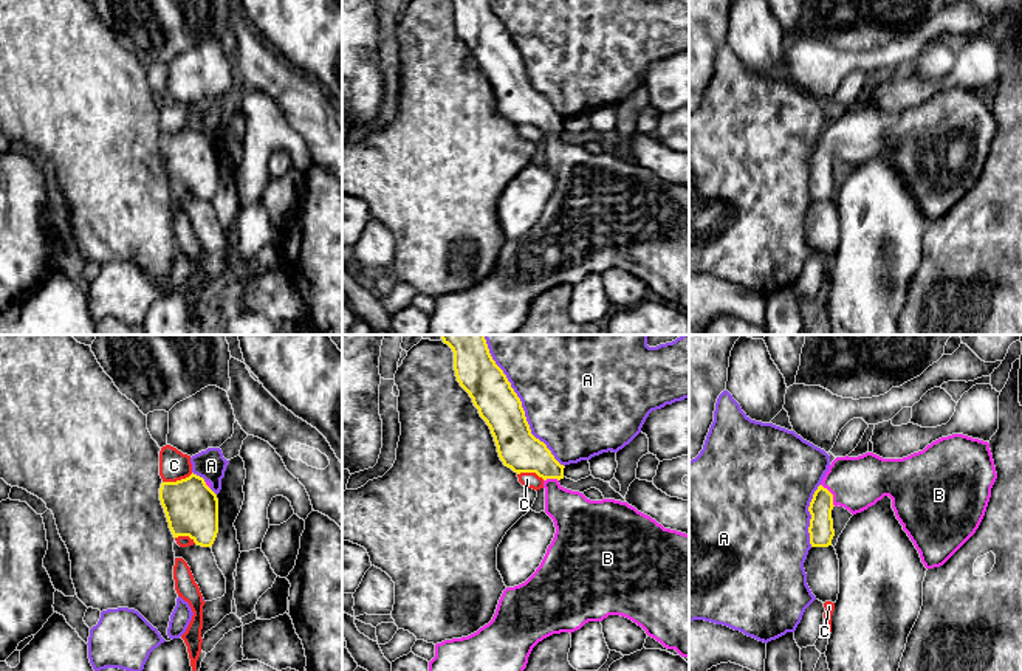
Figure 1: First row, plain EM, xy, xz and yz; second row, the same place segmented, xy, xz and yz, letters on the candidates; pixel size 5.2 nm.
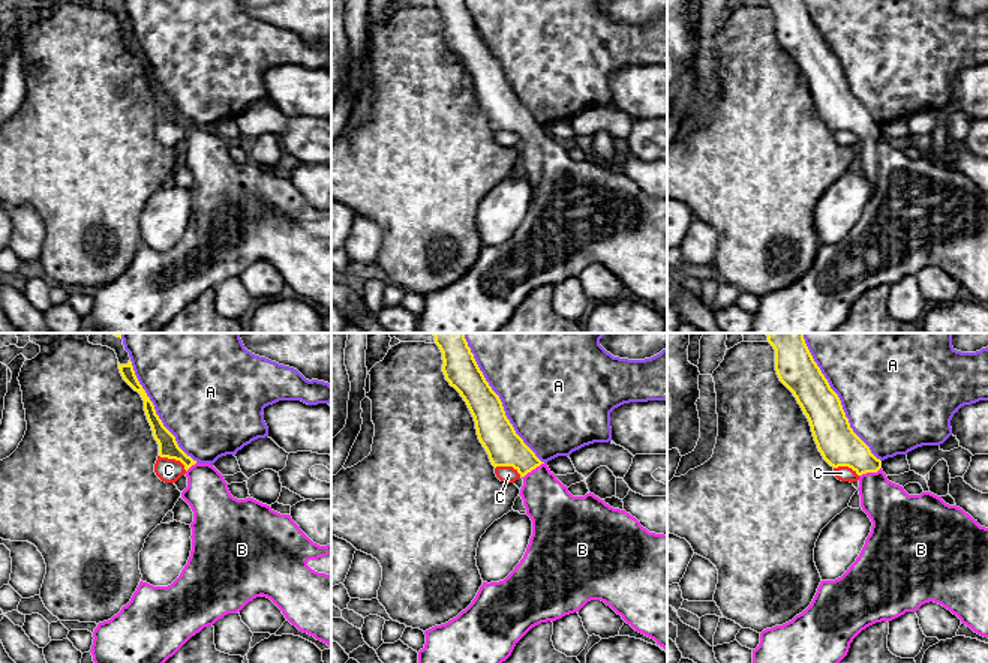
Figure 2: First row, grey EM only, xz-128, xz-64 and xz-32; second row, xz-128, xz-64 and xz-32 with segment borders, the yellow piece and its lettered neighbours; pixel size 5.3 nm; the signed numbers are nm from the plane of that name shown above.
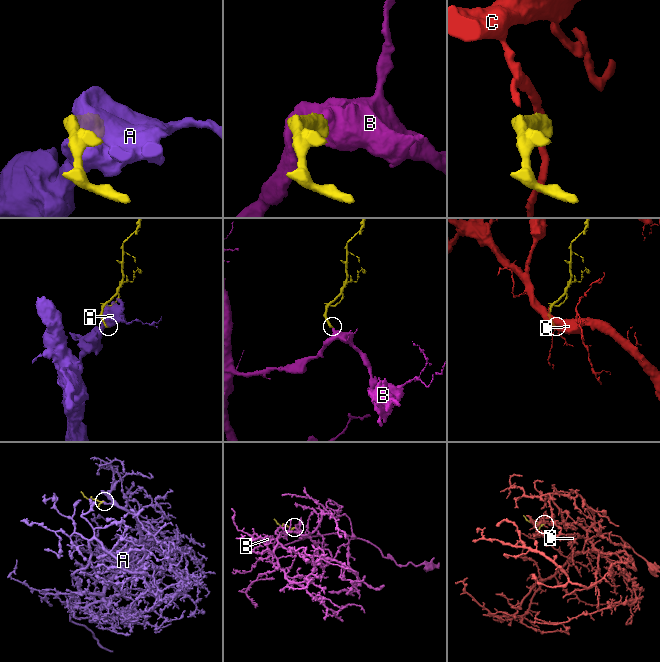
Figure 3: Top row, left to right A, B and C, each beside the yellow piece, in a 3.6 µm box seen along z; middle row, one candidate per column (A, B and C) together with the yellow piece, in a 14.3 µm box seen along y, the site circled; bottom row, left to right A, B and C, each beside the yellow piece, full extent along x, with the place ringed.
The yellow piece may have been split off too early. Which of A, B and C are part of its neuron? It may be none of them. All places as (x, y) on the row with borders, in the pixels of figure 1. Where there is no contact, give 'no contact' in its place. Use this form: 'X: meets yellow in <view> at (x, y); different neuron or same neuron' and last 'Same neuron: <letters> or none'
A: meets yellow in xz at (521, 402); different neuron
B: meets yellow in yz at (832, 495); same neuron
C: meets yellow in xy at (177, 481); different neuron
Same neuron: B

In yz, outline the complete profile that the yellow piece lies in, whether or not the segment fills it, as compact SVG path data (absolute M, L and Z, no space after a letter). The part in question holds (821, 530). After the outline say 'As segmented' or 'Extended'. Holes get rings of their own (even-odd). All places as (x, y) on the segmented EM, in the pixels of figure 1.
M963 434L941 437L923 451L914 452L903 459L883 459L873 452L858 457L836 457L825 473L821 485L813 494L808 511L810 519L810 544L811 547L828 547L835 536L832 510L844 507L852 514L861 513L875 505L884 496L892 499L892 508L897 519L903 525L915 549L920 553L926 569L943 566L979 528L989 497L991 488L997 479L989 443Z. Extended

